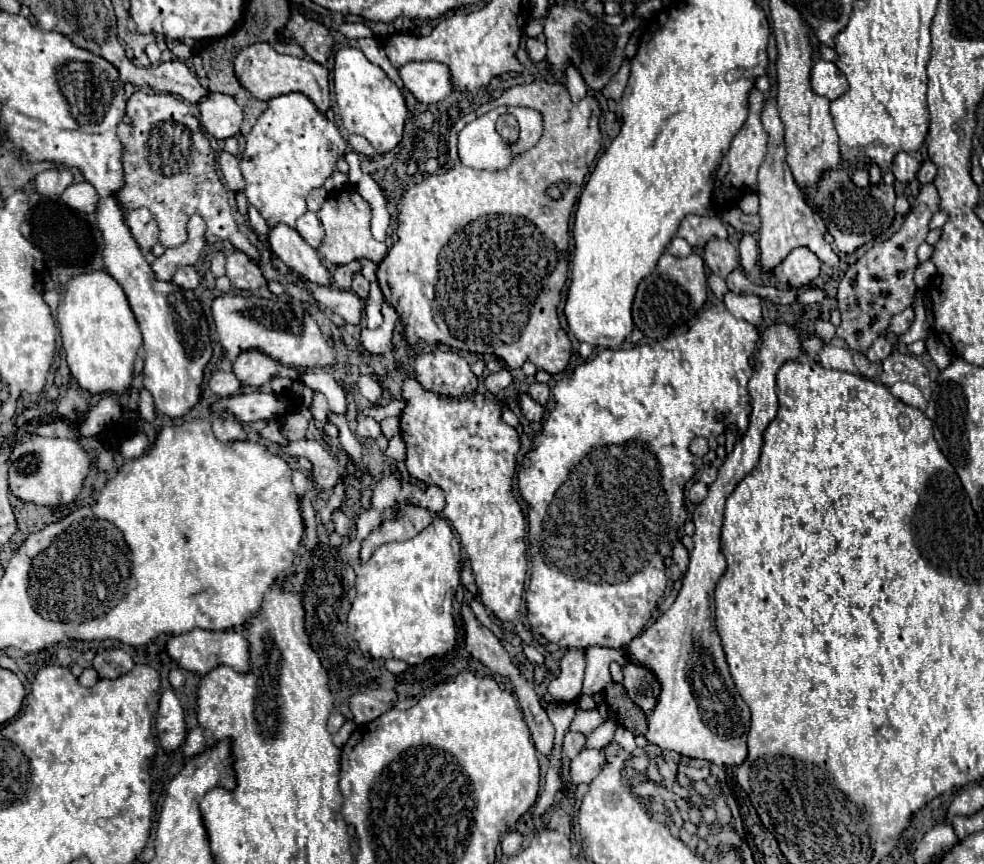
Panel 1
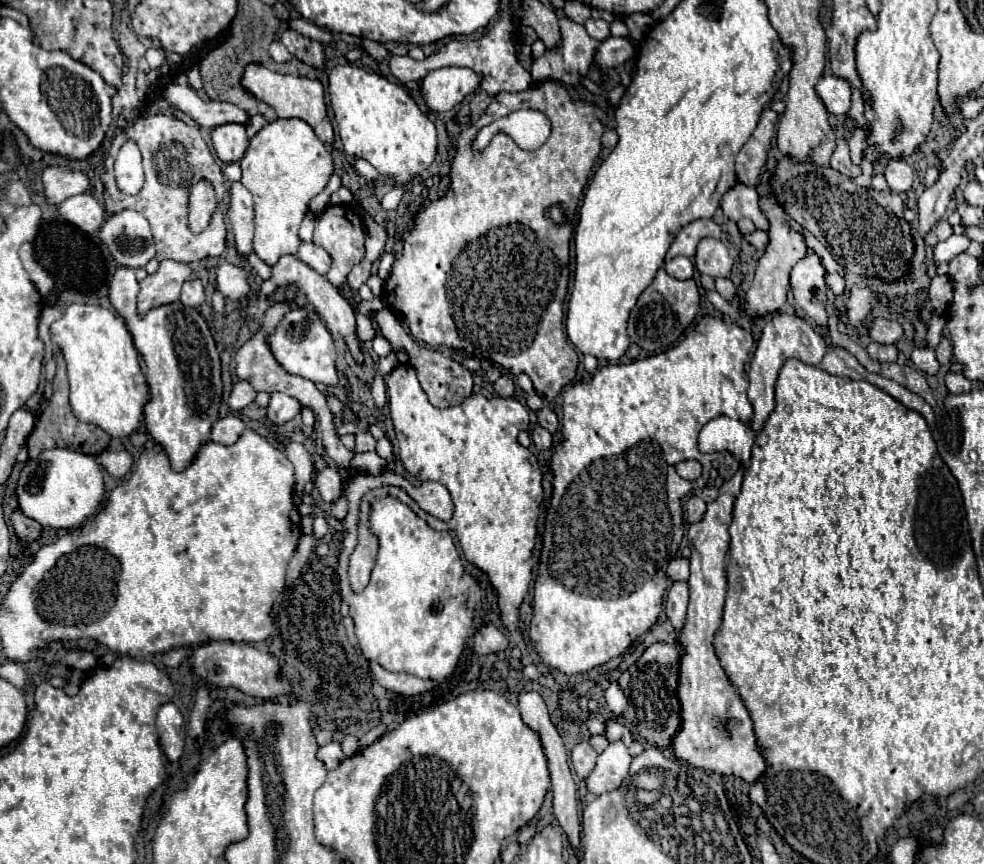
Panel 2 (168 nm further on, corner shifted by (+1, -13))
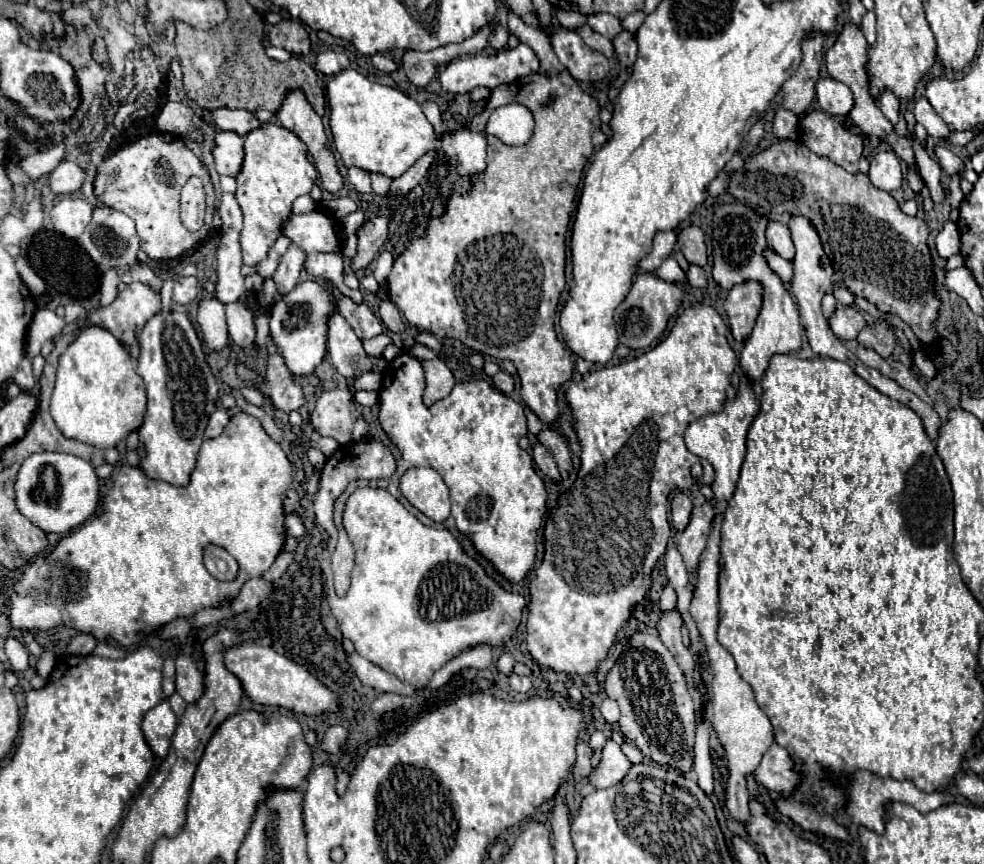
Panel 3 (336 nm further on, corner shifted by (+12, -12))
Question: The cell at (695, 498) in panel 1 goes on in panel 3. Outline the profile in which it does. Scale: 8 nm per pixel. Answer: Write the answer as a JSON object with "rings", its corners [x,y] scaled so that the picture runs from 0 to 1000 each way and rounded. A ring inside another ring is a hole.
{"rings":[[[685,571],[683,580],[681,580],[681,591],[683,591],[683,610],[687,615],[695,615],[699,603],[701,603],[701,594],[703,594],[703,580],[699,578],[699,573],[695,571]]]}

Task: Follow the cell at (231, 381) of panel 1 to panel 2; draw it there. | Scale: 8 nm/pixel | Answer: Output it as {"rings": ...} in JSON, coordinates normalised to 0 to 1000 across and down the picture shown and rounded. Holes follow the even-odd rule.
{"rings":[[[239,442],[233,456],[233,475],[235,477],[245,476],[258,464],[260,456],[261,454],[252,442]]]}

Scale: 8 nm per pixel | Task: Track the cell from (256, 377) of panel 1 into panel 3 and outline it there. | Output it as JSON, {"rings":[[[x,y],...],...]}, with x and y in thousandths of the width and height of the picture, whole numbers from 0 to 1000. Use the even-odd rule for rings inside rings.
{"rings":[[[295,281],[293,291],[289,293],[280,316],[278,316],[278,325],[283,330],[283,341],[280,341],[280,348],[285,348],[285,344],[293,337],[297,337],[305,323],[305,316],[309,311],[309,297],[311,293],[301,284],[301,281]]]}

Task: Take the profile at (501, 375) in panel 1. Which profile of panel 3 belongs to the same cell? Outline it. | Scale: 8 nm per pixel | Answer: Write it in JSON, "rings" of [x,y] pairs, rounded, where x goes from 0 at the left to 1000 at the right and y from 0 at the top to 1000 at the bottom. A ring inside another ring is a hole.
{"rings":[[[508,429],[506,434],[502,434],[500,441],[502,441],[502,446],[504,446],[510,455],[514,455],[514,457],[518,457],[520,450],[522,450],[522,436],[520,436],[518,432],[514,432],[514,429]]]}

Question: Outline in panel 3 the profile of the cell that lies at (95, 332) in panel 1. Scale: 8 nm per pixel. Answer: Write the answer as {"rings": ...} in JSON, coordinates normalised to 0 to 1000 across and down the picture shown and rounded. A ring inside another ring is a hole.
{"rings":[[[85,378],[59,418],[57,448],[51,464],[57,494],[69,508],[83,510],[98,520],[110,520],[118,517],[144,492],[146,473],[146,443],[128,402],[102,378]]]}

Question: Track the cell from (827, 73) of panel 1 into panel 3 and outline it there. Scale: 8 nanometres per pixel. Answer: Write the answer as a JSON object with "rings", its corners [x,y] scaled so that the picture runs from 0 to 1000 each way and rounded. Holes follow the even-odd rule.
{"rings":[[[841,89],[841,91],[833,91],[829,96],[829,110],[831,110],[831,119],[835,124],[835,128],[848,133],[848,135],[860,135],[864,131],[864,126],[868,124],[868,110],[864,105],[864,101],[860,101],[858,96]]]}

